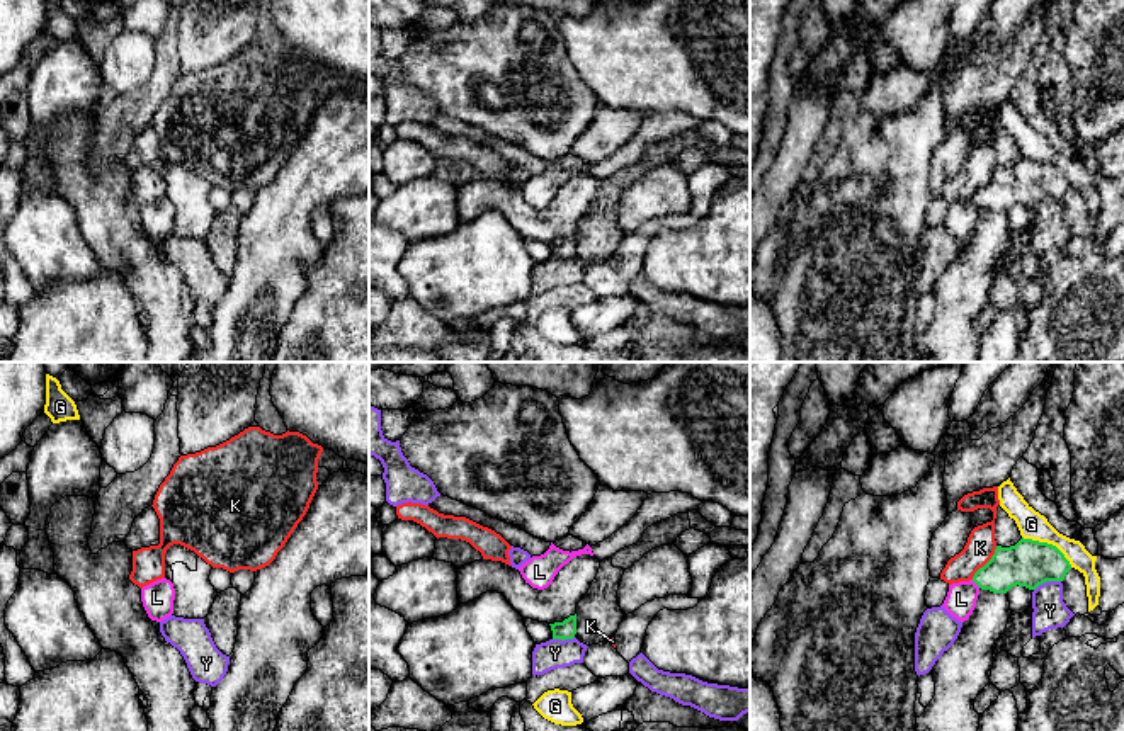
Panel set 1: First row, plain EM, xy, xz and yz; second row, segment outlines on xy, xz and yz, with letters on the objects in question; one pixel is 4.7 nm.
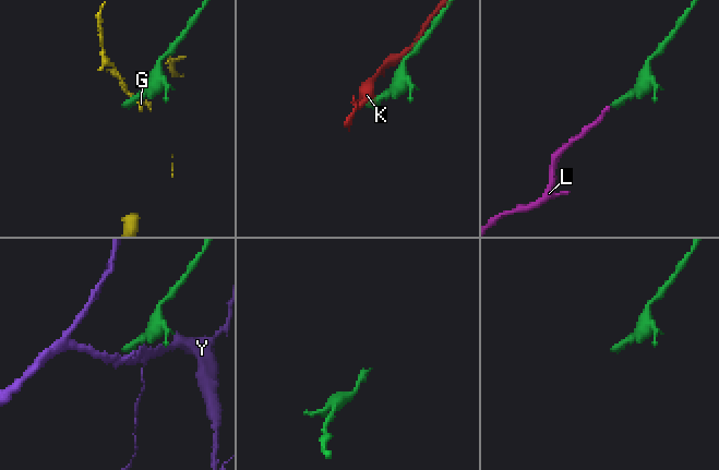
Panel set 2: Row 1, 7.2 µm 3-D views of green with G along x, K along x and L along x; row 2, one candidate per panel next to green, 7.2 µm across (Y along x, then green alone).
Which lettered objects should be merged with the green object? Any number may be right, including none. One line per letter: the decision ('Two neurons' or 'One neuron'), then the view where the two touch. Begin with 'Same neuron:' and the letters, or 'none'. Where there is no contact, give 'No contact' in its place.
Same neuron: L
G: Two neurons. Touches green in yz
K: Two neurons. Touches green in yz
L: One neuron. Touches green in yz
Y: Two neurons. Touches green in yz

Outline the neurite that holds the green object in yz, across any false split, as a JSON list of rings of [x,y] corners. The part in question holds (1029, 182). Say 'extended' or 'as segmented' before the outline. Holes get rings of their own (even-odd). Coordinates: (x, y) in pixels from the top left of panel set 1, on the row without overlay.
extended | [[[1022,156],[1015,165],[996,165],[991,178],[969,201],[949,204],[942,226],[964,241],[981,209],[1007,212],[1017,204],[1036,209],[1046,201],[1063,201],[1070,189],[1070,180],[1056,165]]]

